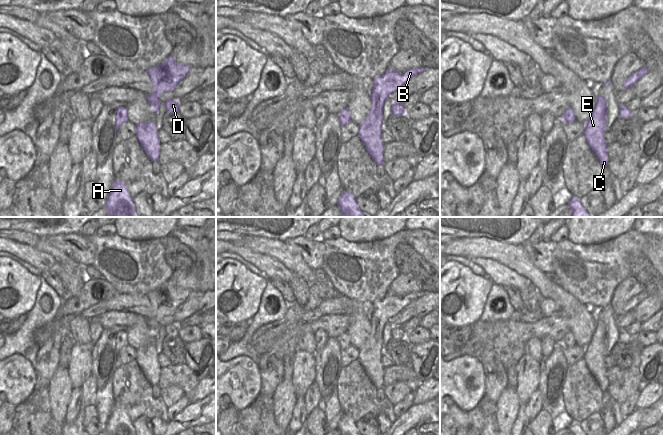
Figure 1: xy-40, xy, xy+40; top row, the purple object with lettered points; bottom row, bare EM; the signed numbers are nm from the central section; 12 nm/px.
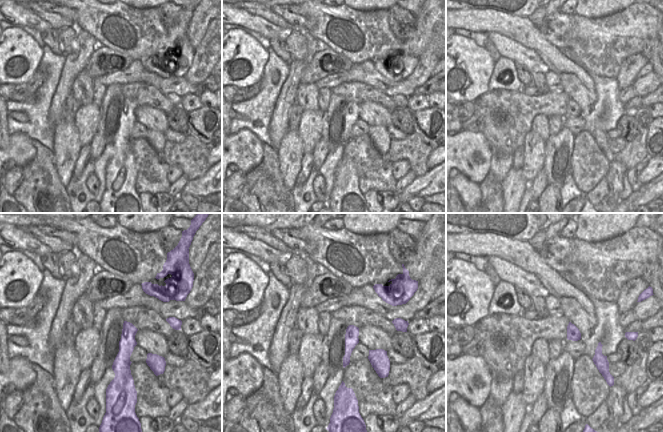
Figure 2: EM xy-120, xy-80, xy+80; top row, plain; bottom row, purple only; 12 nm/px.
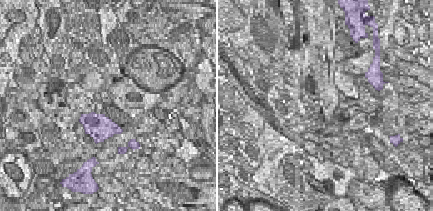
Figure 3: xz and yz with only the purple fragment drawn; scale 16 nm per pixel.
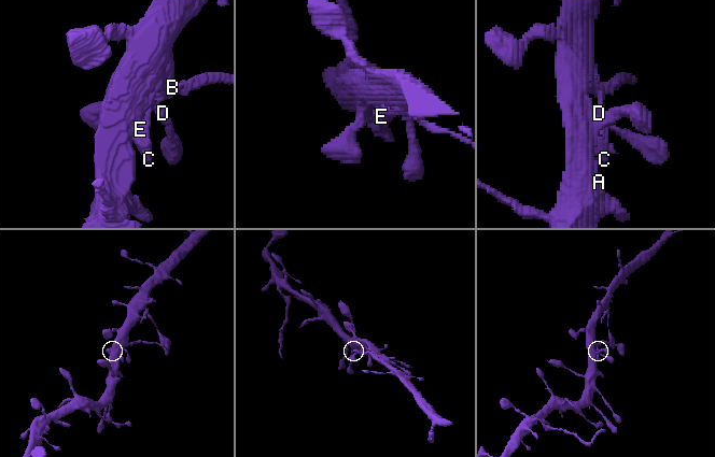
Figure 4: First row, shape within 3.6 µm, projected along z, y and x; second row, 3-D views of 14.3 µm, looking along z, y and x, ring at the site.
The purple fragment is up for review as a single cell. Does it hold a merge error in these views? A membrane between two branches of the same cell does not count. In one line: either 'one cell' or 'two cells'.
one cell

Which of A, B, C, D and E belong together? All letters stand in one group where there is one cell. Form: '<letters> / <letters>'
A B C D E

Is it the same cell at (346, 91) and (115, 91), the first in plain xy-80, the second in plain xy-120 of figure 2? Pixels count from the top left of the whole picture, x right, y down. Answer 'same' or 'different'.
different

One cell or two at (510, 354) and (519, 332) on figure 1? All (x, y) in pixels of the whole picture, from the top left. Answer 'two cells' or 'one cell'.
one cell

